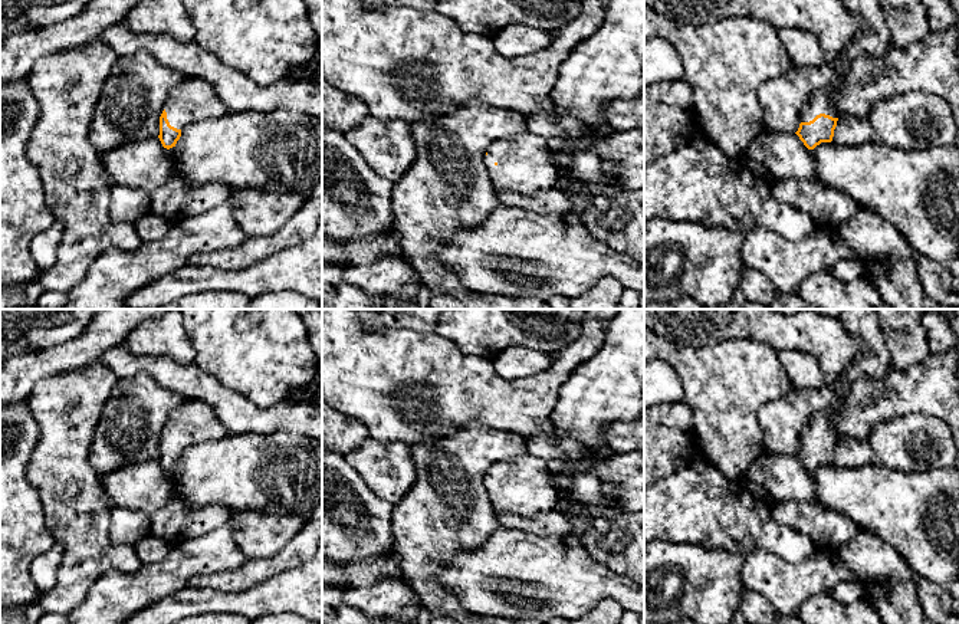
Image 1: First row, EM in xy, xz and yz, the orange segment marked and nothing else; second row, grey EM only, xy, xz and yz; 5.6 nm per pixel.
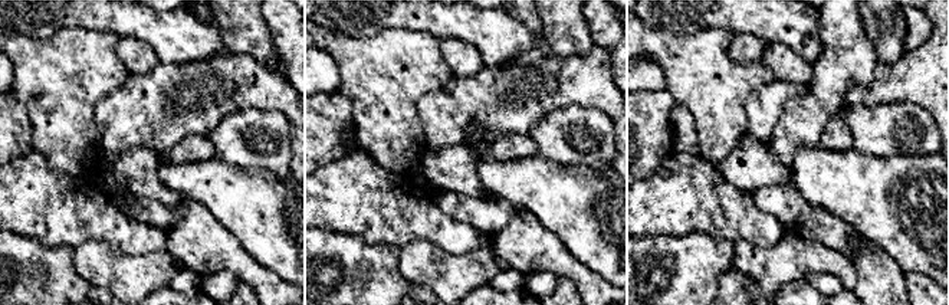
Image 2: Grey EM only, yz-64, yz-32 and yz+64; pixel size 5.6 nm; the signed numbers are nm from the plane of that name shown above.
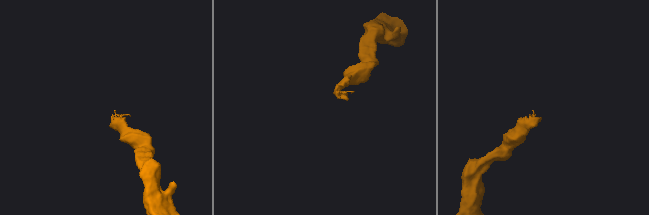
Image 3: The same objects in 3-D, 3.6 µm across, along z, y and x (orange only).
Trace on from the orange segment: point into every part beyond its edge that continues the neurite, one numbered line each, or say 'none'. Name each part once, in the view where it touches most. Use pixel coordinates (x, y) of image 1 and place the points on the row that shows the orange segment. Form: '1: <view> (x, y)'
1: yz (823, 101)

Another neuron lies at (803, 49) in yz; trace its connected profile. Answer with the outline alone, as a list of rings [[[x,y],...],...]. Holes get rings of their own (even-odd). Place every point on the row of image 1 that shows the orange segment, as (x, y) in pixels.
[[[782,29],[778,37],[794,66],[817,68],[827,60],[818,40],[808,32]]]

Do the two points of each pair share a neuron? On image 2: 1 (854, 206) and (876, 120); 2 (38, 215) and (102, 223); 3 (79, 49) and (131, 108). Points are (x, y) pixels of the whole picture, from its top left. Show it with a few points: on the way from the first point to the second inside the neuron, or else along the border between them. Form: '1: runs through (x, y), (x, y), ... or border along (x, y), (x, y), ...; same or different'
1: border along (853, 147), (882, 157), (900, 156); different
2: runs through (53, 215), (86, 215); same
3: border along (130, 74), (99, 101), (97, 118); different

